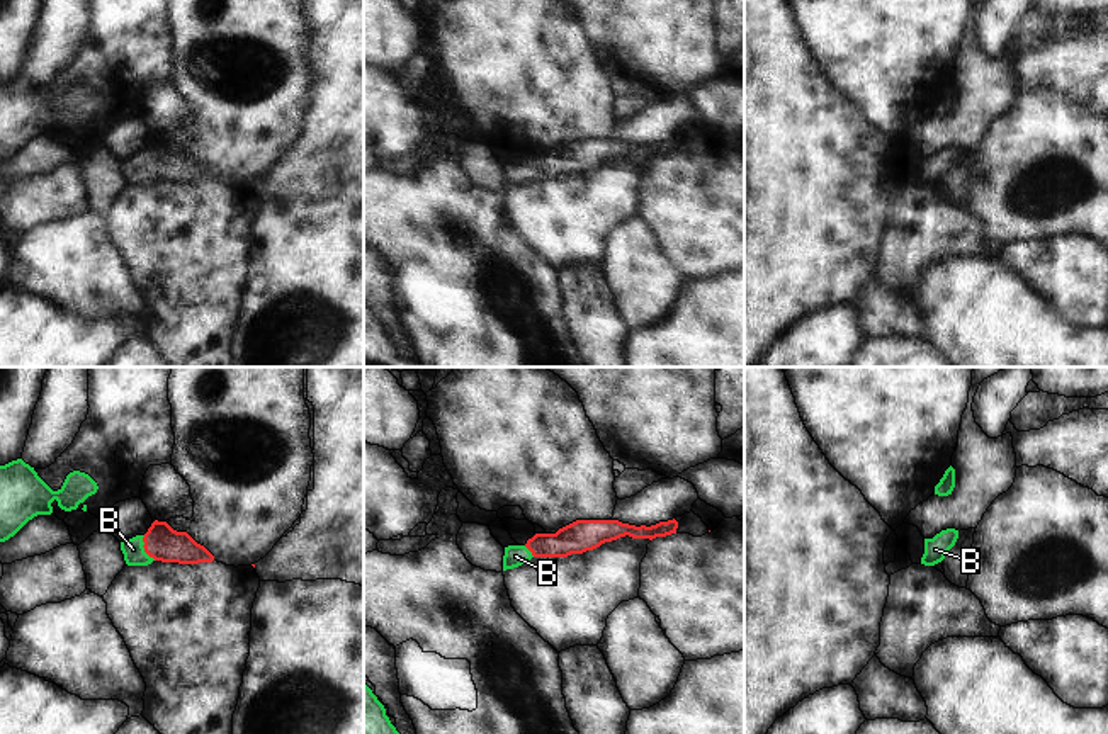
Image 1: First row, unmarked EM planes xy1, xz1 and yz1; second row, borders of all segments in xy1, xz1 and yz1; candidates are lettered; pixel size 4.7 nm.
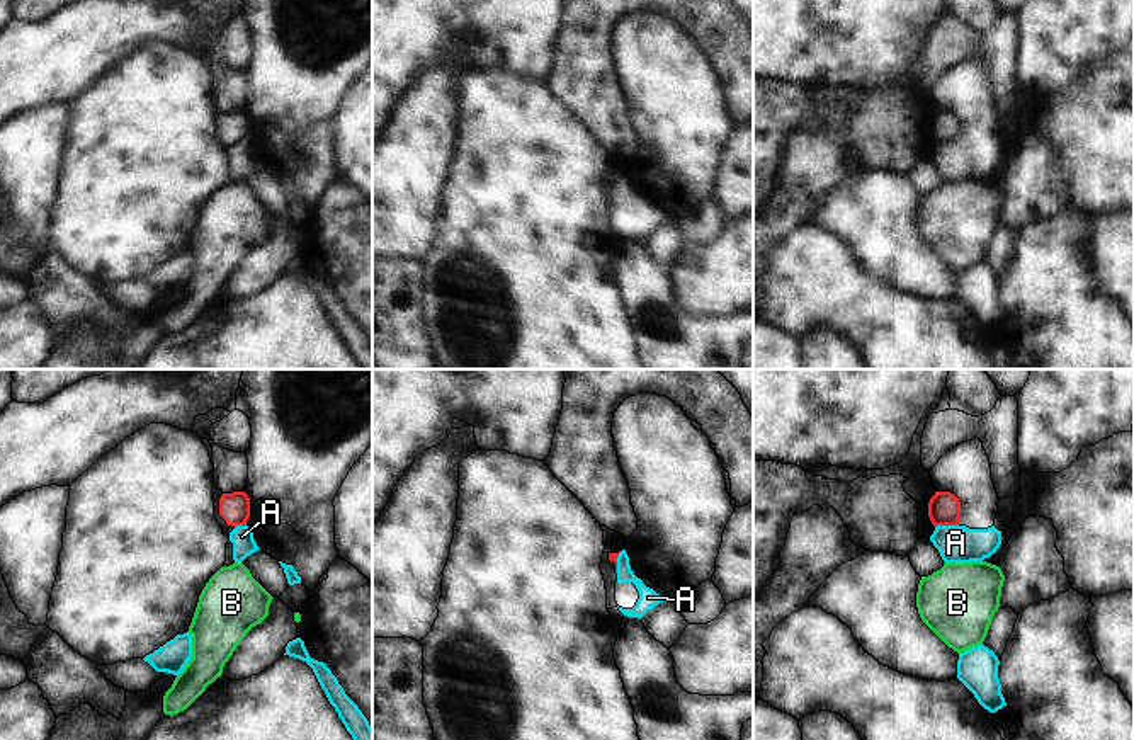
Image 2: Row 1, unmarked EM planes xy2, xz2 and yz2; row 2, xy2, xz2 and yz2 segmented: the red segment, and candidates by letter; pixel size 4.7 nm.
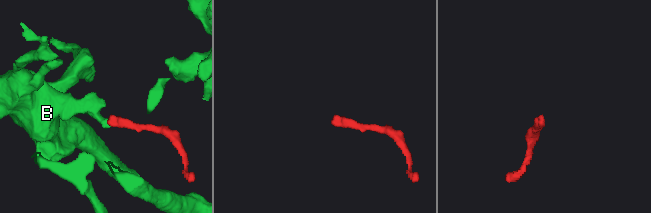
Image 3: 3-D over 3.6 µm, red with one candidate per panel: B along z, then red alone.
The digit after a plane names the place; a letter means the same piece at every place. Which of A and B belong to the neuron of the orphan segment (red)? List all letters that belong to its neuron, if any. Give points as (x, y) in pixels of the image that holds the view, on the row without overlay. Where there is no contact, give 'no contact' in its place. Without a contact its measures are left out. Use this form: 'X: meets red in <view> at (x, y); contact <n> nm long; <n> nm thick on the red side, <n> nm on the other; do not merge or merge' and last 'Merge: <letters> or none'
A: meets red in yz2 at (946, 143); contact 110 nm long; 160 nm thick on the red side, 180 nm on the other; do not merge
B: meets red in xy1 at (145, 169); contact 130 nm long; 170 nm thick on the red side, 100 nm on the other; merge
Merge: B

